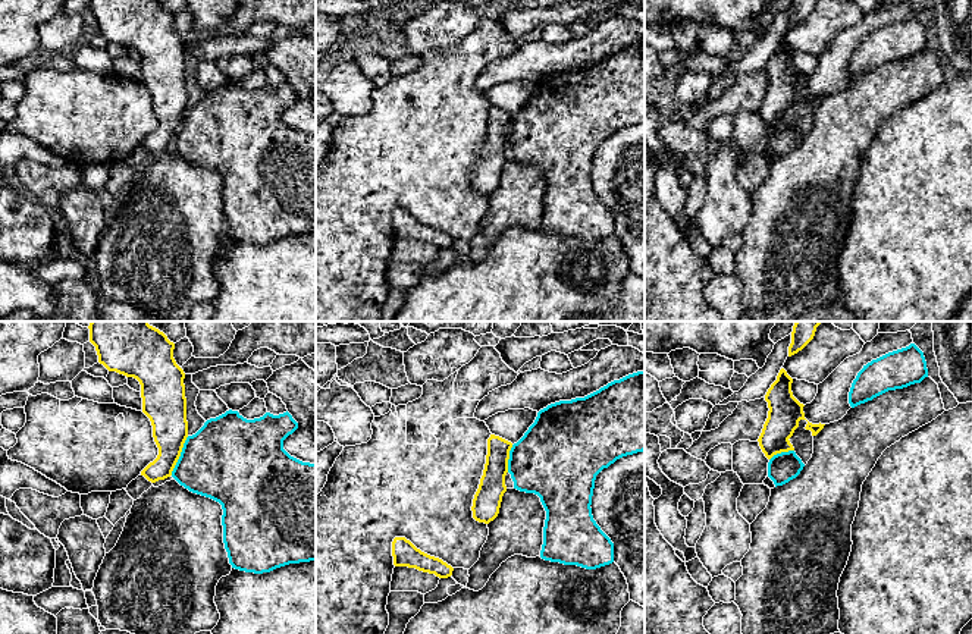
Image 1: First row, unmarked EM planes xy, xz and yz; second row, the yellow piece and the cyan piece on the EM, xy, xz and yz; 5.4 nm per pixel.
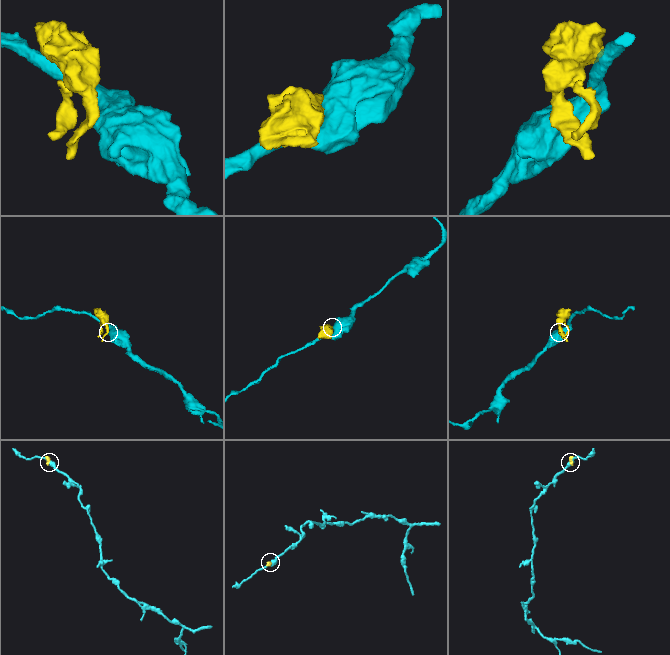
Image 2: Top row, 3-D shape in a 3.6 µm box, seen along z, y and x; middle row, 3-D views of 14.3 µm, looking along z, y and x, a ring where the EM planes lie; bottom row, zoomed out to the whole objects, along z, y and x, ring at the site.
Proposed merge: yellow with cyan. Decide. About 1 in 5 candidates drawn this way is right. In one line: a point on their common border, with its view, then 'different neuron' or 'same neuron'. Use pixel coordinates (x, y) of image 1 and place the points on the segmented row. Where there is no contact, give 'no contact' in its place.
xy (179, 455) | different neuron

